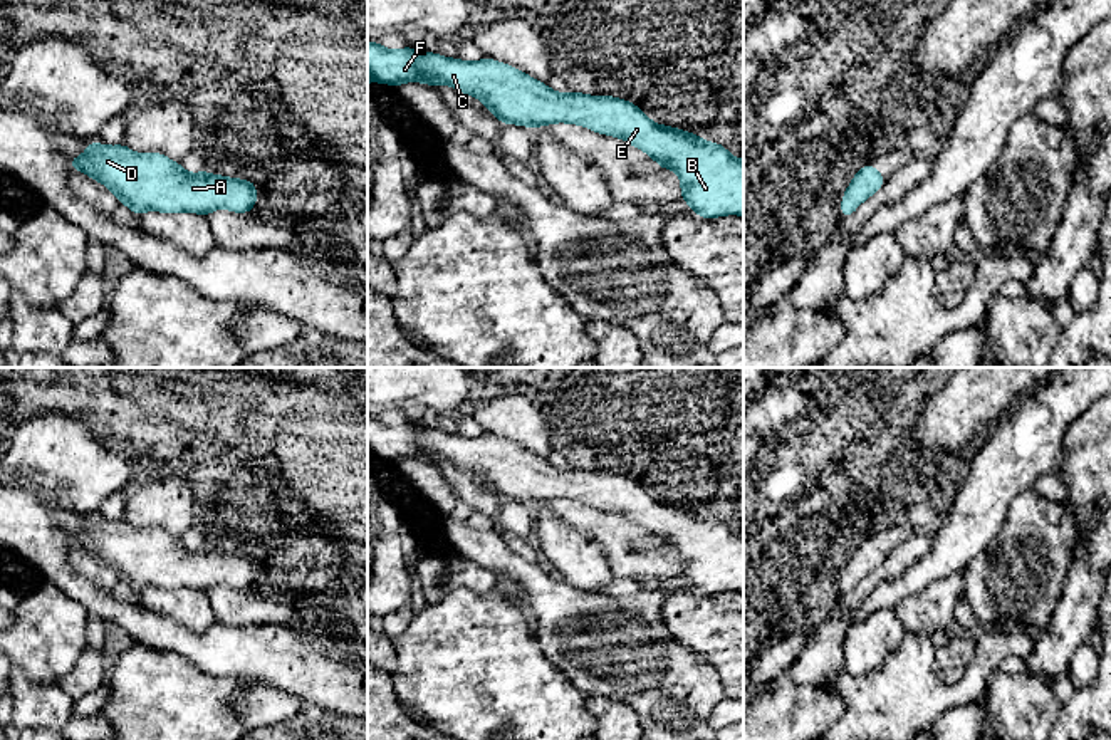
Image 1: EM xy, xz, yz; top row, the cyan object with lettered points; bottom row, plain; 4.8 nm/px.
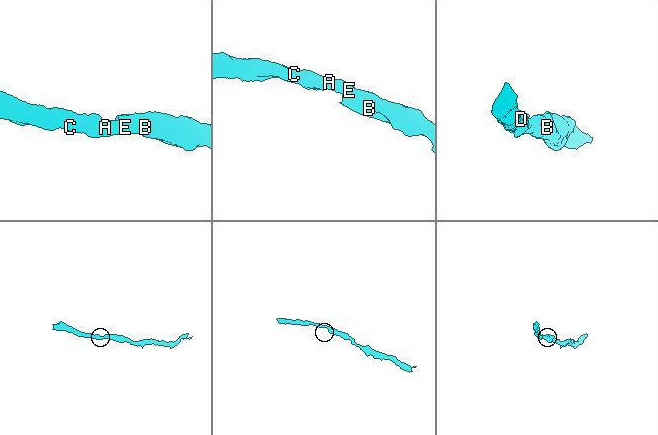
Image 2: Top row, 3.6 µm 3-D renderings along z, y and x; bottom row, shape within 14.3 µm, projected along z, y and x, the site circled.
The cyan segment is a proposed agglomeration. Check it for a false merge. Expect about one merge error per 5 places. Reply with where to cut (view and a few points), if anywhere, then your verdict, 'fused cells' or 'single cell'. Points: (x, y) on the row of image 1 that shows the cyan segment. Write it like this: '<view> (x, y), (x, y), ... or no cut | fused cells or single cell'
no cut | single cell

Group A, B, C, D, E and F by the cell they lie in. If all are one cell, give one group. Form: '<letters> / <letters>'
A B C D E F

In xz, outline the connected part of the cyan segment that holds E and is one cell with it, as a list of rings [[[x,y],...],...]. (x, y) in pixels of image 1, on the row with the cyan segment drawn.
[[[374,39],[368,44],[368,84],[381,82],[401,86],[421,82],[433,87],[446,84],[463,94],[477,97],[502,124],[525,128],[567,122],[628,141],[644,151],[661,169],[673,169],[680,176],[681,200],[702,218],[720,218],[725,215],[743,216],[743,159],[728,153],[718,143],[705,141],[700,136],[671,126],[655,124],[638,106],[613,96],[587,96],[569,91],[556,92],[547,84],[529,74],[488,57],[477,62],[443,57],[435,52],[416,52],[413,47],[391,50]]]

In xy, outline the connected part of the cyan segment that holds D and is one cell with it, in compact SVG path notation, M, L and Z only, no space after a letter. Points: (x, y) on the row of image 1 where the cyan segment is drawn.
M87 143L86 153L69 159L69 166L107 186L134 215L188 211L208 216L220 208L250 213L257 203L257 185L250 180L206 169L186 173L163 153L134 153L124 143Z

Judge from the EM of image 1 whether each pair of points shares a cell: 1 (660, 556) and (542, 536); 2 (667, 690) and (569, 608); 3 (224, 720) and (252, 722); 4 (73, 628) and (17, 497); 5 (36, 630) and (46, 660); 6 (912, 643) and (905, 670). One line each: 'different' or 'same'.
1: different
2: same
3: different
4: different
5: same
6: same

